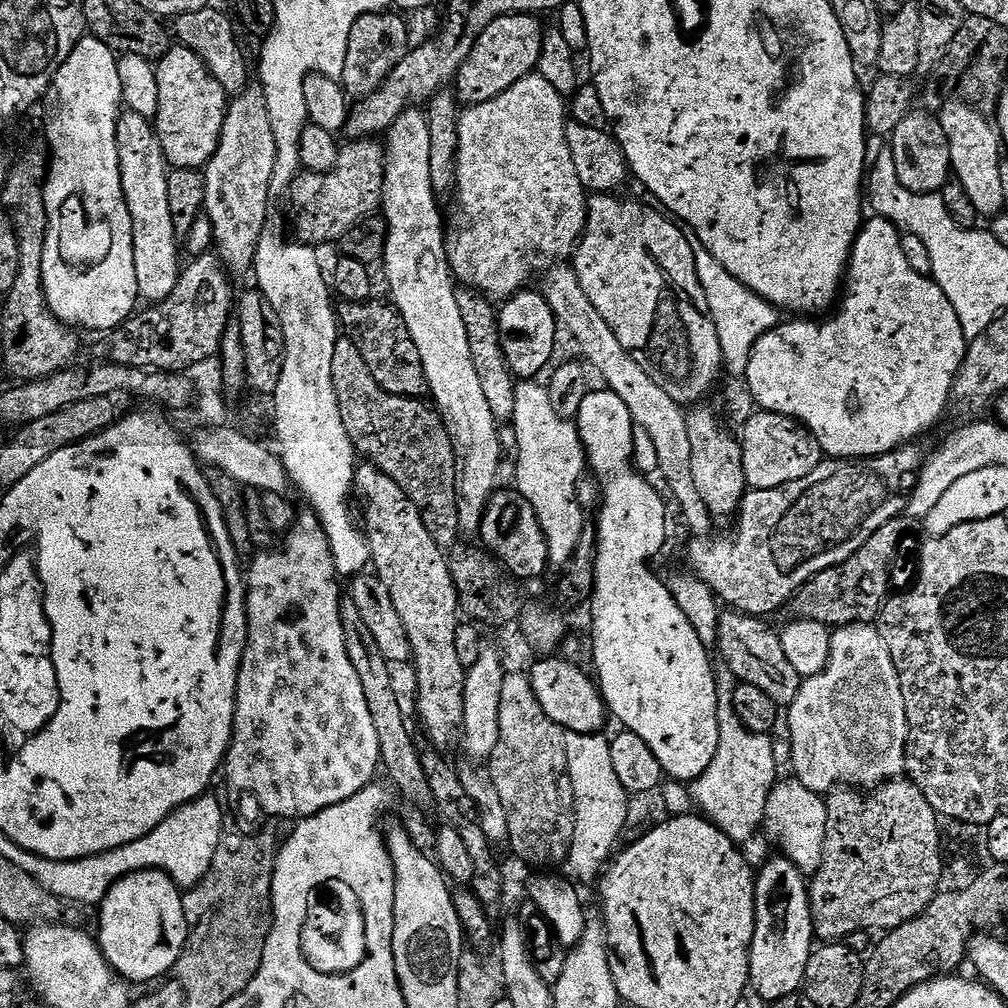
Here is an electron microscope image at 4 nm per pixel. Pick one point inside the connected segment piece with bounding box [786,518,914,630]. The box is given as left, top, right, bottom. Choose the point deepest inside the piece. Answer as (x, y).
(853, 592)

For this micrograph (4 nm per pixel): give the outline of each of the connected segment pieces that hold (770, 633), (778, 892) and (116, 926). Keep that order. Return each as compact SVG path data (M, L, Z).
M728 610L721 615L718 630L718 650L724 658L723 665L735 674L741 684L758 686L762 694L769 696L777 706L787 706L798 698L802 678L790 658L786 658L786 650L782 650L780 632L772 629L761 617L749 616L735 610Z
M786 858L772 860L764 869L759 869L756 878L756 925L750 950L751 991L757 992L765 1002L781 1000L787 996L795 996L801 991L806 974L806 966L814 951L816 931L812 925L812 903L808 897L809 881Z
M155 870L131 872L129 876L120 879L106 894L98 912L100 912L98 943L113 972L129 982L137 980L138 983L144 984L147 980L159 981L175 969L176 963L180 961L180 955L184 953L184 947L188 944L188 923L184 917L182 889L167 874Z

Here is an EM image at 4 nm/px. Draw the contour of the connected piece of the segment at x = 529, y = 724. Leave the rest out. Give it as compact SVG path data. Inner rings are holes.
M527 671L505 675L498 730L500 744L490 757L490 775L506 810L512 852L518 859L533 864L533 869L555 869L555 864L567 861L574 842L574 790L568 773L565 729L542 710Z

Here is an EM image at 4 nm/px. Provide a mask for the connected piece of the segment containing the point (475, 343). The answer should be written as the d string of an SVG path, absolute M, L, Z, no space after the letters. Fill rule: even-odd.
M469 288L461 289L456 296L462 322L466 325L471 357L474 359L474 366L477 367L478 378L482 381L486 402L489 403L490 411L493 412L497 422L511 422L514 418L515 390L518 380L513 376L506 362L506 354L502 354L500 317L495 305L486 296Z

